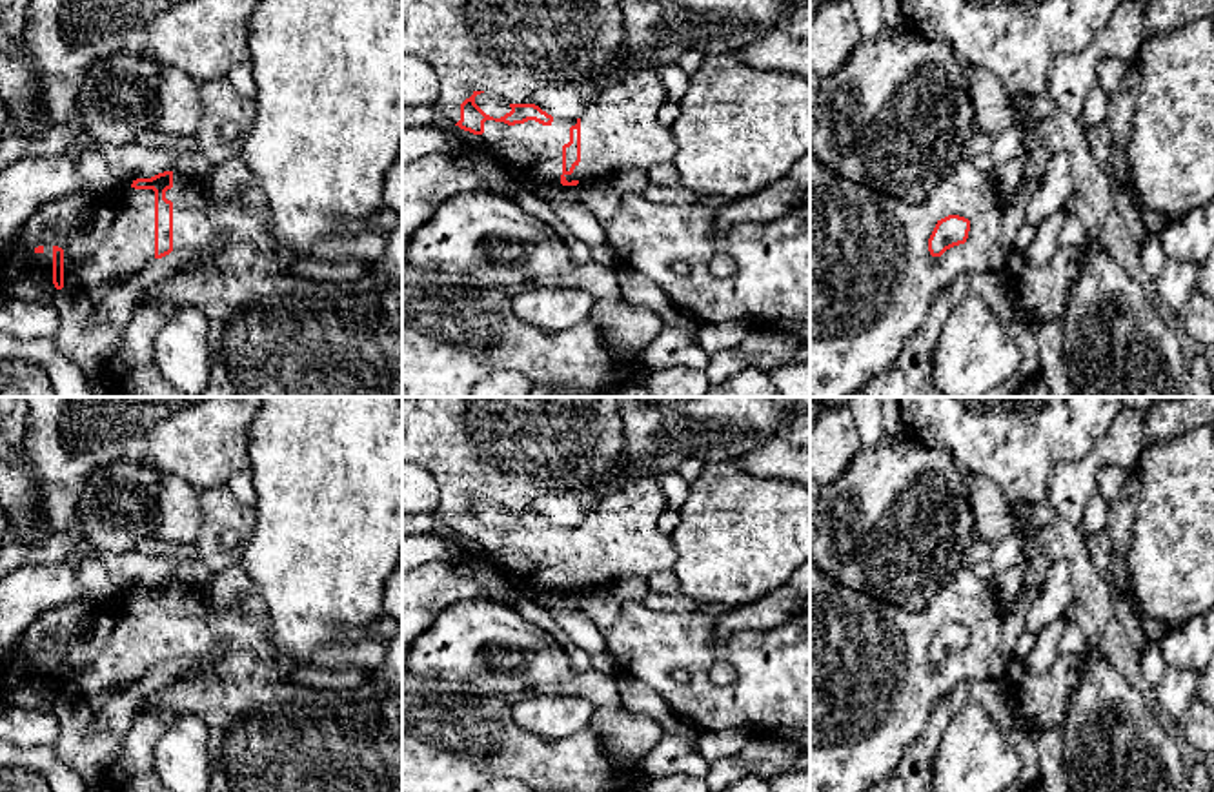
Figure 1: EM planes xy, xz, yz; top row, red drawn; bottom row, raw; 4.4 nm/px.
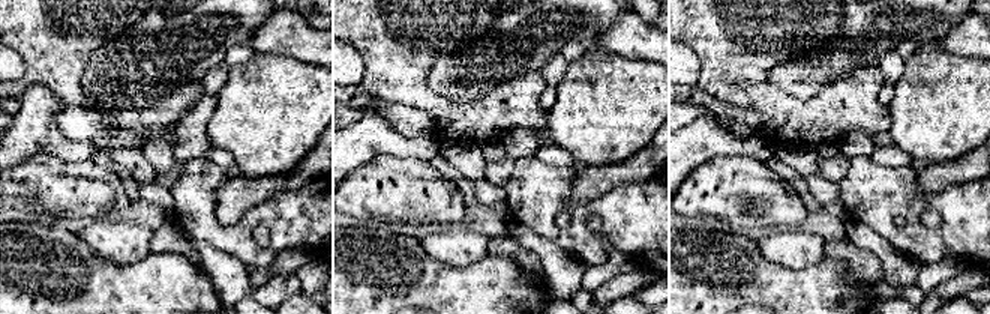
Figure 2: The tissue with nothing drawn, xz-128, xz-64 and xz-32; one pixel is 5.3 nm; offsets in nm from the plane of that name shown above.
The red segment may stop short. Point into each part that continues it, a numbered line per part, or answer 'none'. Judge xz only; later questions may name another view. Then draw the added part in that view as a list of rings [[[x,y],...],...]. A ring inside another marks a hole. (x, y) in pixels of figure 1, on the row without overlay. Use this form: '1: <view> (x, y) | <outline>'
1: xz (494, 514) | [[[481,501],[475,504],[475,512],[490,524],[501,526],[511,519],[510,512],[495,503]]]

